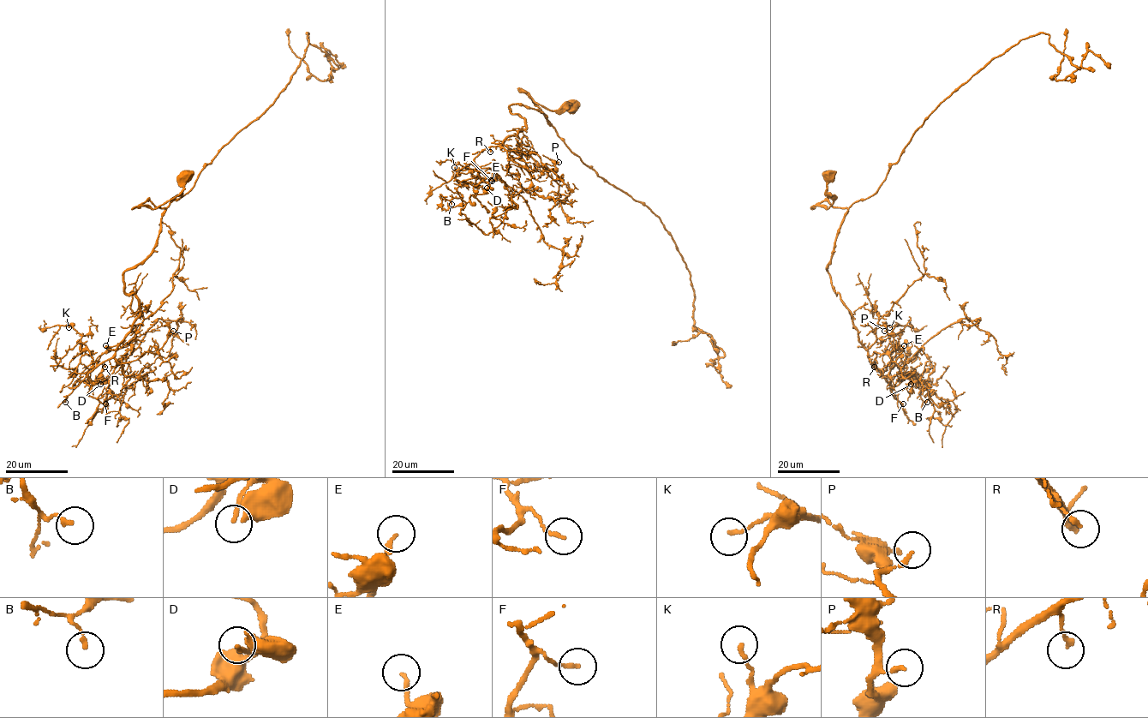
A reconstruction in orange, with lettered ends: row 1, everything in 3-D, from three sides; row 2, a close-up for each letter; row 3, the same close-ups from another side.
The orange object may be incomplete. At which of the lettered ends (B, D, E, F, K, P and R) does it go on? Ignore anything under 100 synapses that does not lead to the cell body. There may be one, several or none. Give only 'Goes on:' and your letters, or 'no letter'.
Goes on: no letter

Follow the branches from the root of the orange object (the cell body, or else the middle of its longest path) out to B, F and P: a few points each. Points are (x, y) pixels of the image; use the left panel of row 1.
B: (187, 176), (142, 204), (164, 212), (123, 273), (135, 321), (65, 402)
F: (187, 176), (179, 195), (142, 204), (164, 212), (154, 249), (123, 273), (132, 328), (88, 374), (105, 403)
P: (187, 176), (142, 204), (164, 212), (123, 273), (139, 309), (115, 359), (157, 354), (173, 331)

